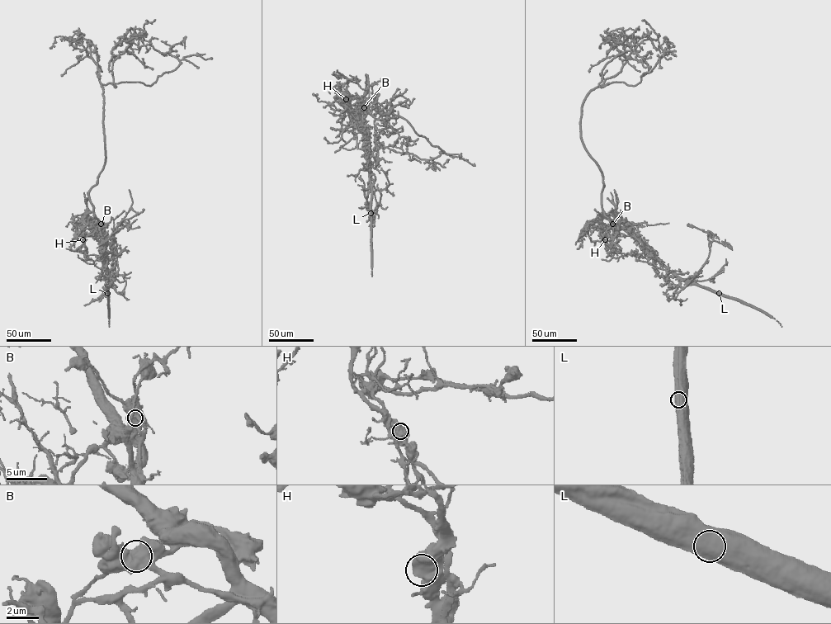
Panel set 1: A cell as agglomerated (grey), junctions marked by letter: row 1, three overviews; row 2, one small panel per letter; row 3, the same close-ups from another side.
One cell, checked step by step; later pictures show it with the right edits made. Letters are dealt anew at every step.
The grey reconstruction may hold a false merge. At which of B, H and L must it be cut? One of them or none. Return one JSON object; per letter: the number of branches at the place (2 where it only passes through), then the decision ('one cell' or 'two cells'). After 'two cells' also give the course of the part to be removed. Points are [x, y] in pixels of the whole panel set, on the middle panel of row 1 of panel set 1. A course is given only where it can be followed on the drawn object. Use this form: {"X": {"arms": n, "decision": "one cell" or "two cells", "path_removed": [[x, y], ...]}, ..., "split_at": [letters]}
{"B": {"arms": 1, "decision": "one cell"}, "H": {"arms": 1, "decision": "one cell"}, "L": {"arms": 1, "decision": "one cell"}, "split_at": []}

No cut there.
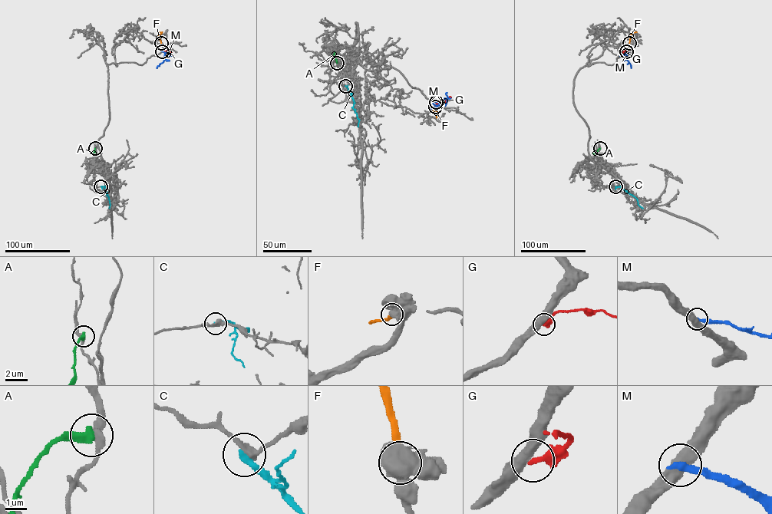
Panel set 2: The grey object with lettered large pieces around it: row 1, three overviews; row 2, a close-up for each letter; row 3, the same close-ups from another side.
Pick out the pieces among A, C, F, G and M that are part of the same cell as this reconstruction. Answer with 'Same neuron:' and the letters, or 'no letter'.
Same neuron: F

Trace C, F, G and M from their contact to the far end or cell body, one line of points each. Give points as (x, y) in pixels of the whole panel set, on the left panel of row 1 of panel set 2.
C: (100, 186), (104, 186), (107, 191), (109, 208)
F: (161, 43), (159, 35), (162, 31)
G: (162, 51), (171, 53)
M: (162, 51), (164, 53), (164, 60), (156, 68)

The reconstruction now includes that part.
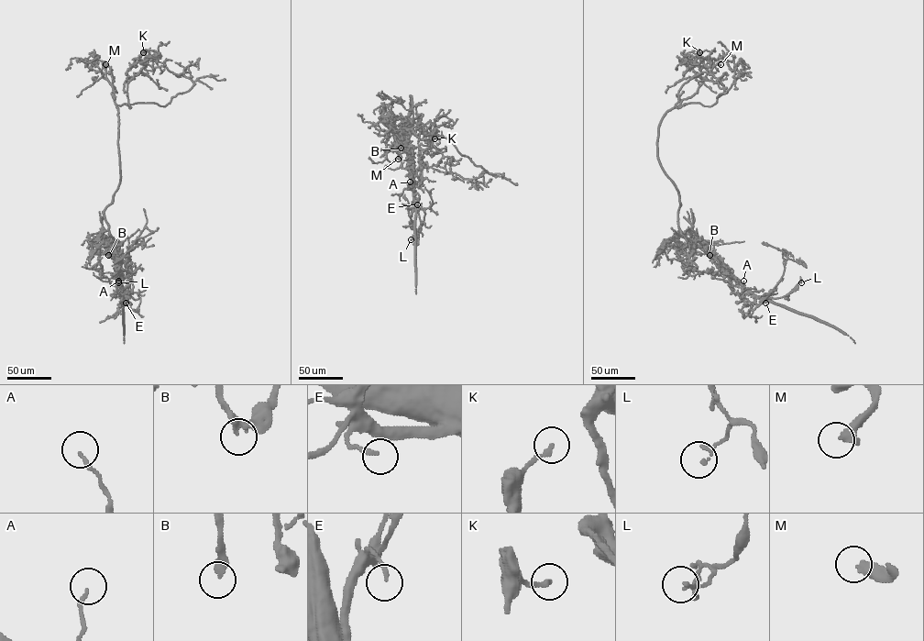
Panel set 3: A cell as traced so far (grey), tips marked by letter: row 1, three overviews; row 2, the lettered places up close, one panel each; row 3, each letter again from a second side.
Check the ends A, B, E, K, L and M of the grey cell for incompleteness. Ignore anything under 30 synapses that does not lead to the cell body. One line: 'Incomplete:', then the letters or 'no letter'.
Incomplete: B, M

